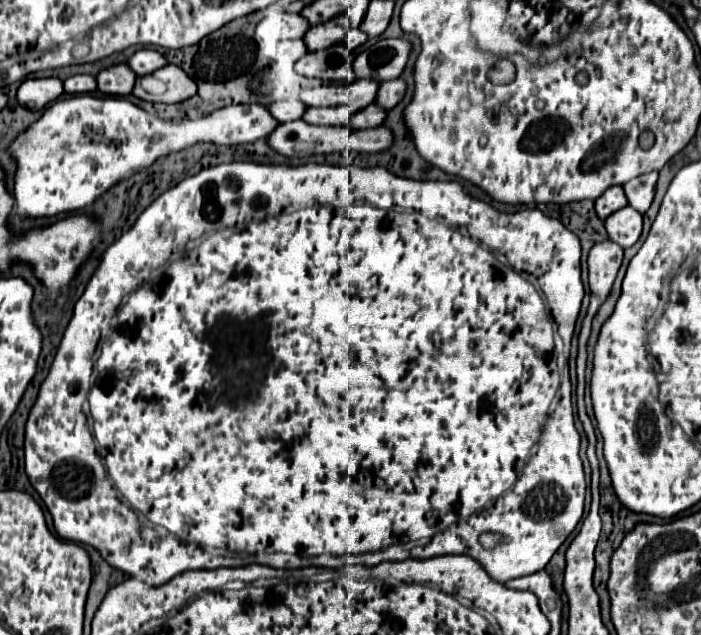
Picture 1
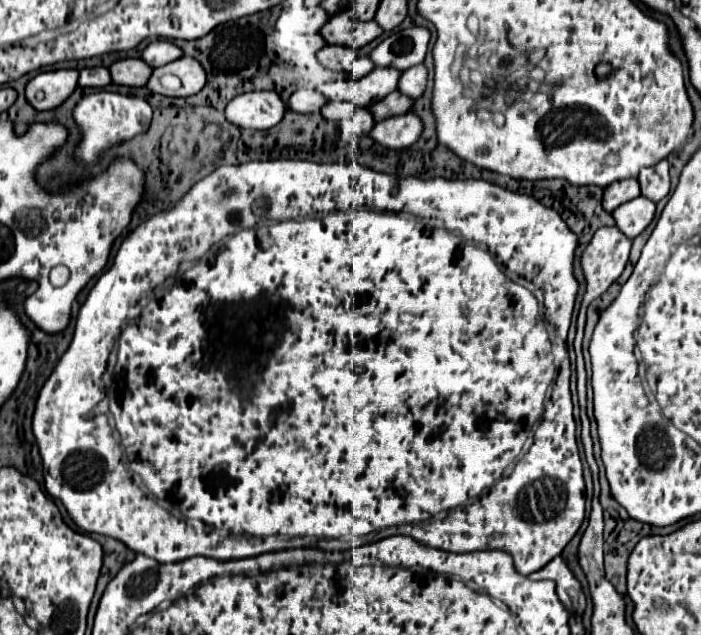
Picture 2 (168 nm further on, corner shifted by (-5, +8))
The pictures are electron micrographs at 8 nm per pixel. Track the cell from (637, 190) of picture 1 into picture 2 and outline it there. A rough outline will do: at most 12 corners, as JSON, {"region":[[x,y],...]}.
{"region":[[669,163],[641,169],[641,195],[661,201],[671,189]]}

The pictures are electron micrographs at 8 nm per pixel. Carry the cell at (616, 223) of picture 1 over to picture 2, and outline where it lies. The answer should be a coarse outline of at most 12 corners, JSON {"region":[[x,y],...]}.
{"region":[[647,197],[613,211],[617,227],[635,239],[655,217]]}

